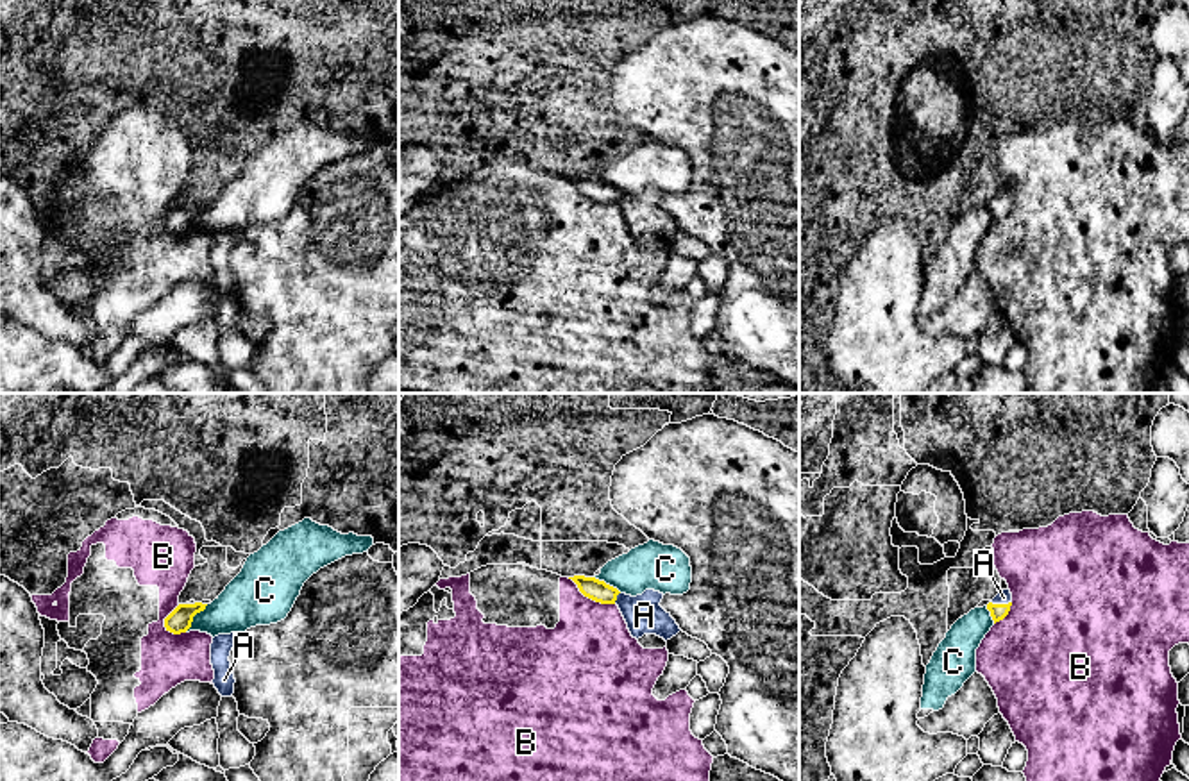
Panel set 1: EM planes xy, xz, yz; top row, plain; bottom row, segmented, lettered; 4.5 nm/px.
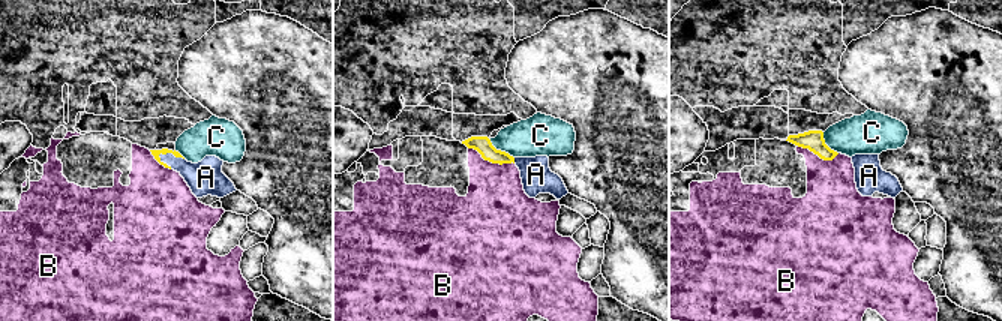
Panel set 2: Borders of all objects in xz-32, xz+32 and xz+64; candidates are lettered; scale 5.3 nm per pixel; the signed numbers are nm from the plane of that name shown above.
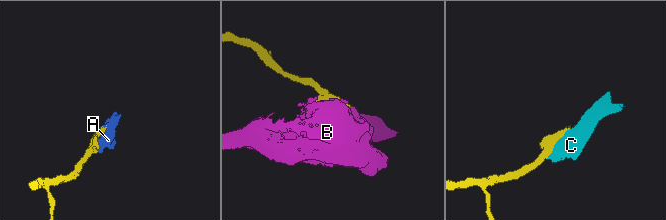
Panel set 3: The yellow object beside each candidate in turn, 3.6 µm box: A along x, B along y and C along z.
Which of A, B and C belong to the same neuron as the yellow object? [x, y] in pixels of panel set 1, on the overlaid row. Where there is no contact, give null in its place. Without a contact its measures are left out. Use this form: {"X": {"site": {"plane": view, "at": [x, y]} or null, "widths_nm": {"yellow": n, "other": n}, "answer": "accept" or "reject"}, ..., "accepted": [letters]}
{"A": {"site": {"plane": "yz", "at": [1002, 604]}, "widths_nm": {"yellow": 80, "other": 60}, "answer": "accept"}, "B": {"site": {"plane": "xz", "at": [590, 597]}, "widths_nm": {"yellow": 100, "other": 400}, "answer": "reject"}, "C": {"site": {"plane": "xy", "at": [193, 615]}, "widths_nm": {"yellow": 110, "other": 240}, "answer": "reject"}, "accepted": ["A"]}

